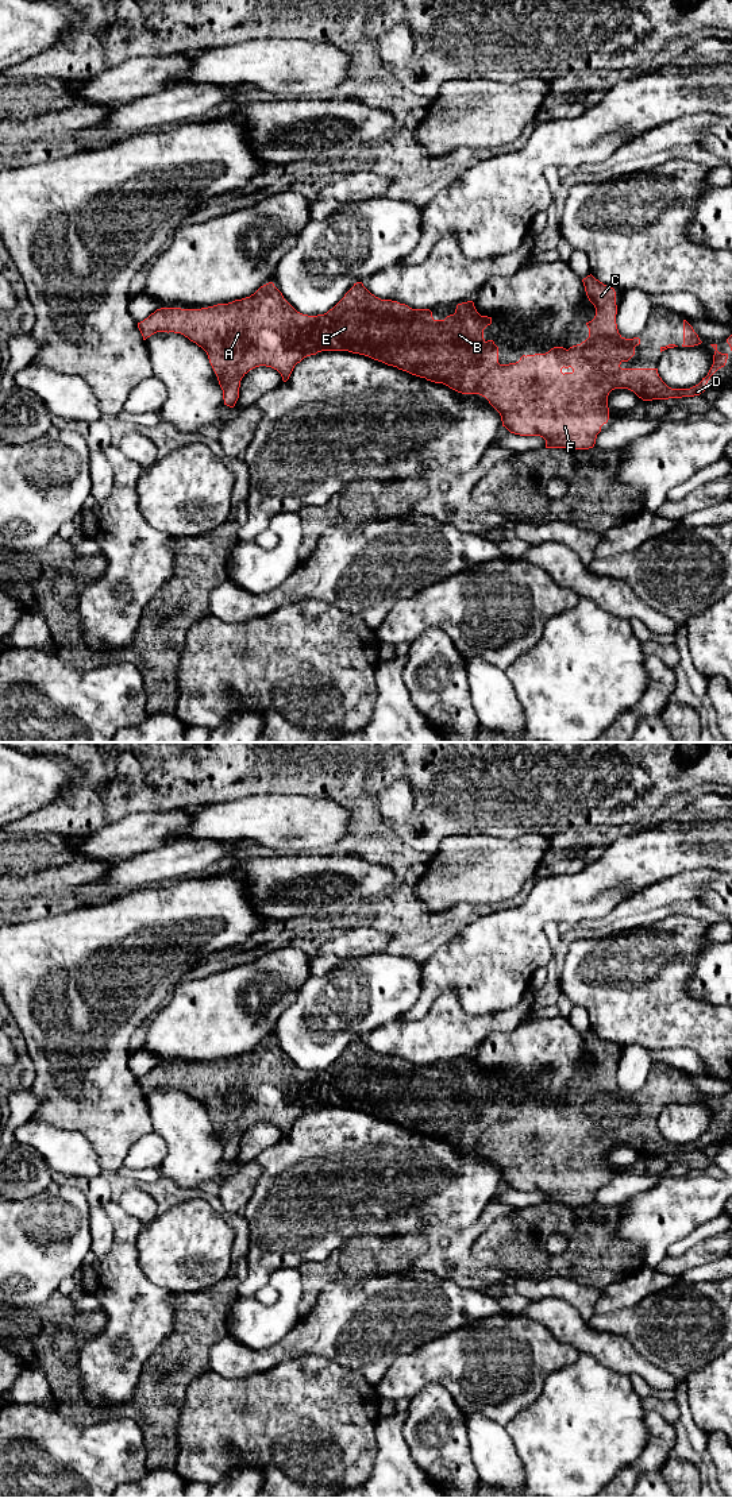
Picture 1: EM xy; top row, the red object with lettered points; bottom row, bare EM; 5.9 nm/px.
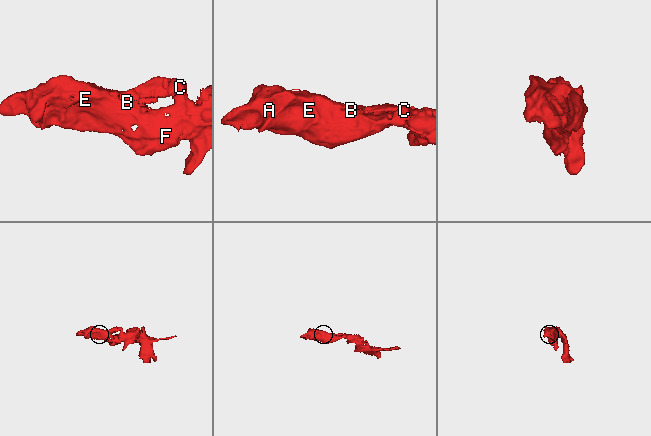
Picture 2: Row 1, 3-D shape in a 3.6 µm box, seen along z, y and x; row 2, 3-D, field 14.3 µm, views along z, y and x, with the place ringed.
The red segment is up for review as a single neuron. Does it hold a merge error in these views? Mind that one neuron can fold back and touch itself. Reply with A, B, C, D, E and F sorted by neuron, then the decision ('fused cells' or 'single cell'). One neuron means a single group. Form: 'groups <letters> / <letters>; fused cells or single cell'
groups A B C D E F; single cell

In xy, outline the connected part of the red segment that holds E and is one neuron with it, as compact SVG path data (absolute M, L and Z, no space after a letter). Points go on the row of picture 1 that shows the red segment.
M592 274L582 279L586 296L589 301L596 308L596 316L592 321L586 323L589 328L589 337L582 341L581 344L573 345L569 350L563 347L554 347L546 354L535 354L535 355L523 355L519 362L509 363L509 364L500 364L498 363L498 347L494 344L493 340L485 340L483 339L483 329L492 324L492 317L481 316L473 301L462 302L456 305L455 313L447 316L444 320L435 320L432 317L432 312L429 309L412 309L405 304L400 304L397 301L392 300L381 300L371 294L362 282L354 283L354 286L344 294L344 297L327 313L317 314L317 316L308 316L297 312L282 296L282 293L274 286L273 282L269 282L263 286L261 286L254 294L250 297L235 300L228 304L217 304L208 308L201 309L181 309L181 308L161 308L157 309L154 313L151 313L147 318L138 323L138 328L143 336L143 340L150 337L151 335L157 332L174 332L181 333L185 337L188 337L190 341L196 343L199 347L201 347L209 359L209 363L217 377L219 385L223 390L223 399L224 405L234 408L238 398L239 398L239 387L242 378L253 368L259 366L266 366L277 370L282 381L286 382L297 363L300 363L304 358L316 355L321 351L348 351L352 354L359 354L369 356L374 360L382 362L388 366L397 367L398 370L407 371L412 375L425 378L427 381L435 382L435 383L443 383L448 386L450 389L462 393L462 394L479 394L485 397L489 404L500 413L502 426L505 426L511 433L520 435L520 436L540 436L546 440L546 448L566 448L566 449L589 449L593 448L596 444L597 435L601 432L601 426L608 422L609 420L609 408L608 408L608 395L615 389L628 389L633 391L639 398L643 401L652 401L652 399L669 399L669 398L682 398L682 397L694 397L700 395L705 391L705 386L710 377L721 367L725 366L728 354L721 354L717 351L717 344L710 344L716 351L713 355L713 364L705 378L702 381L690 387L690 389L671 389L669 387L662 378L658 374L658 368L621 368L620 364L623 362L628 362L635 355L635 347L640 344L639 337L633 339L625 339L619 333L617 324L616 324L616 314L617 314L617 305L616 305L616 292L613 287L609 287L596 279Z

